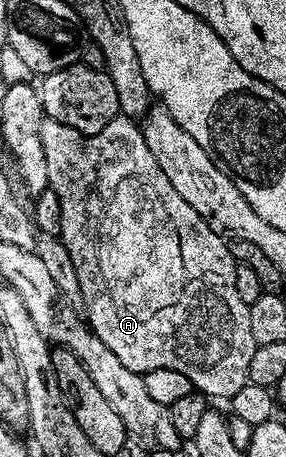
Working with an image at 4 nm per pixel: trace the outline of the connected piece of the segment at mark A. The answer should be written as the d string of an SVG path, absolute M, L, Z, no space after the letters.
M117 116L111 120L98 134L83 136L78 130L66 126L57 120L45 118L42 122L42 150L46 154L46 174L48 175L48 187L58 196L58 206L62 208L62 222L60 223L60 239L64 241L70 259L74 261L74 270L78 270L78 286L86 305L86 319L92 331L114 350L114 354L122 361L122 366L130 366L130 370L145 374L152 370L178 370L186 375L192 383L193 389L203 392L209 398L224 396L230 398L242 390L242 386L249 384L250 358L254 358L256 343L254 334L250 334L250 310L248 304L242 302L238 294L238 286L234 286L234 274L236 273L236 260L228 249L229 241L224 237L214 234L206 222L170 186L170 178L162 174L162 166L154 162L154 154L150 154L150 146L146 146L144 134L139 123L134 122L133 117Z

